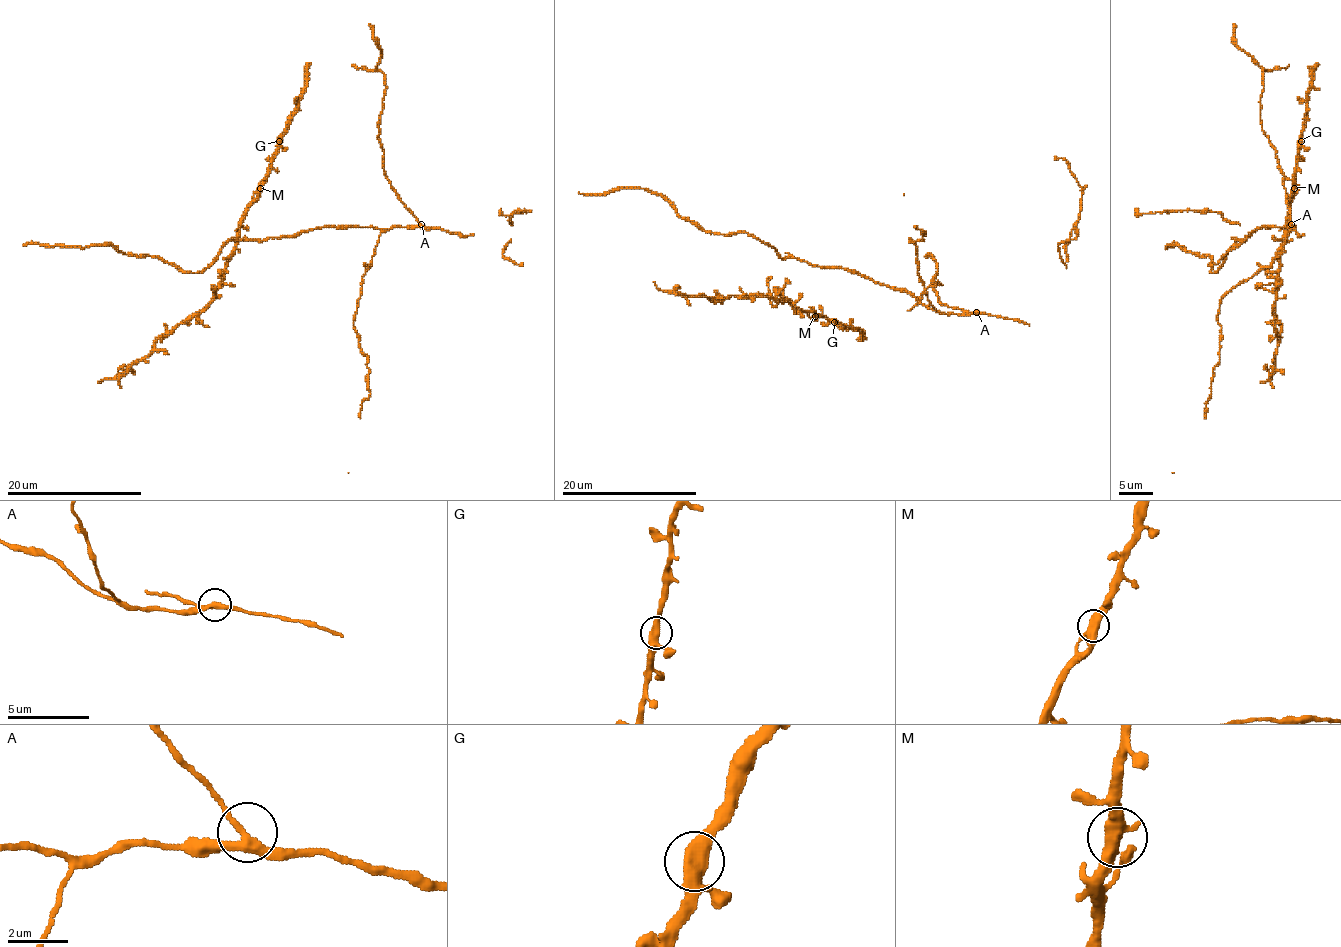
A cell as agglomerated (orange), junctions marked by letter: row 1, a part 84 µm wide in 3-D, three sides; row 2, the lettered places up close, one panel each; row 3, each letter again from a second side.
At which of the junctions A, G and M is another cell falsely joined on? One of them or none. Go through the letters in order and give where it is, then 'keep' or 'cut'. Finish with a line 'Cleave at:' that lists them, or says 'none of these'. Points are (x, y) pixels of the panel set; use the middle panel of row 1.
A: place (976, 312); keep
G: place (834, 322); keep
M: place (815, 316); keep
Cleave at: none of these

